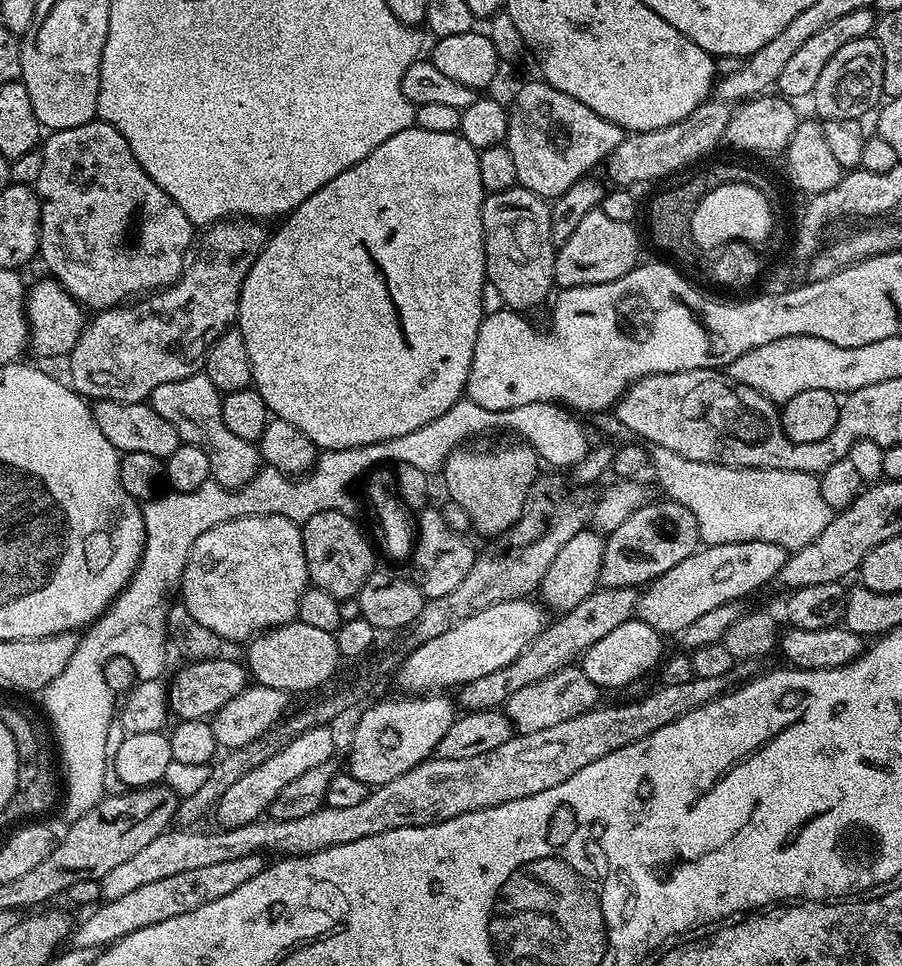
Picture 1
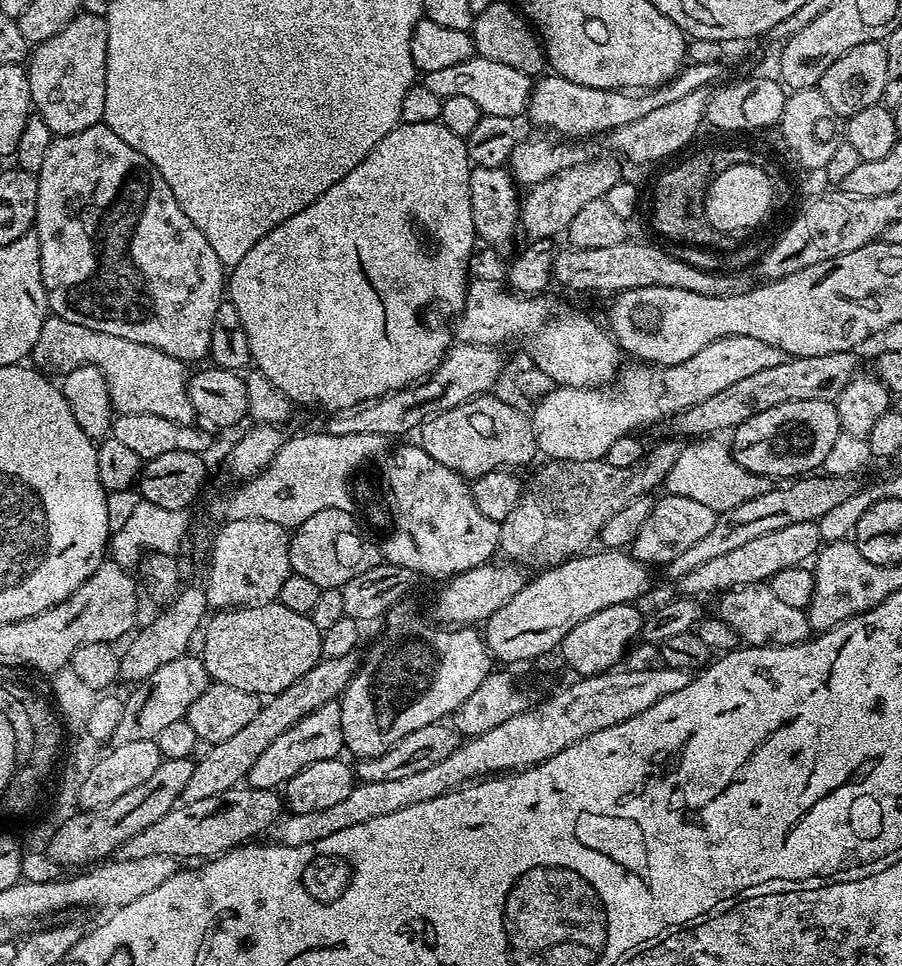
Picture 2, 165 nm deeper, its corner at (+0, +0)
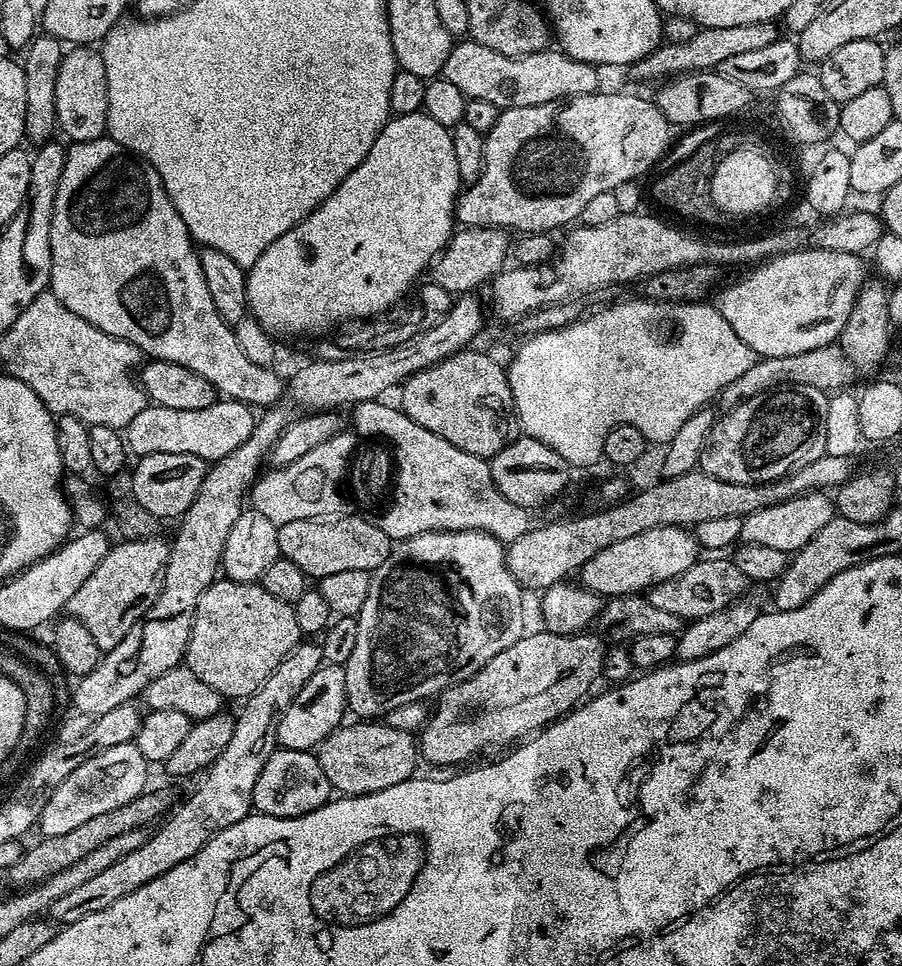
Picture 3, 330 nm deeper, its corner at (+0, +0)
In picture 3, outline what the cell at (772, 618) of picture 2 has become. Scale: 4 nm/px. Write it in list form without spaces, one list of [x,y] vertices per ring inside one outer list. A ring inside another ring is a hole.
[[[708,558],[712,560],[697,559],[690,570],[682,570],[674,578],[666,582],[658,582],[648,589],[646,597],[650,605],[658,606],[659,609],[666,610],[667,613],[678,614],[686,622],[701,620],[726,606],[730,606],[735,600],[741,599],[745,595],[744,587],[749,587],[749,580],[734,566],[730,558],[716,560],[720,558]]]

